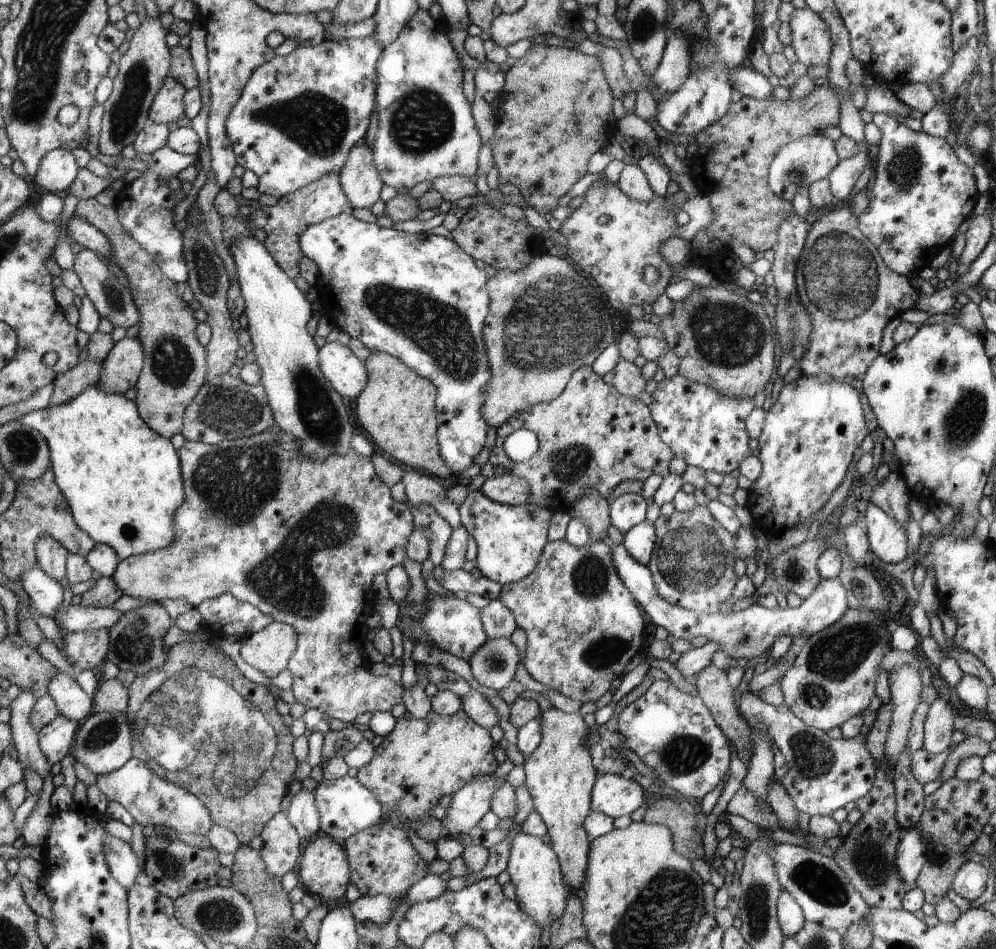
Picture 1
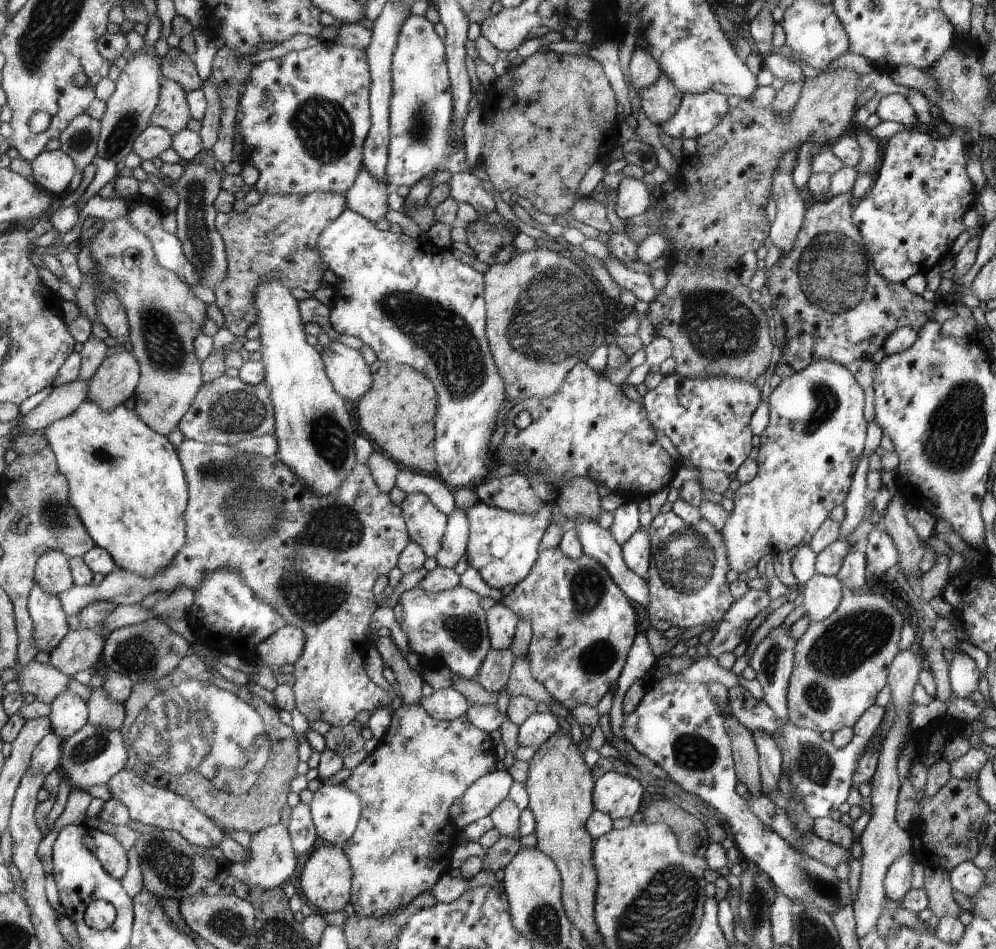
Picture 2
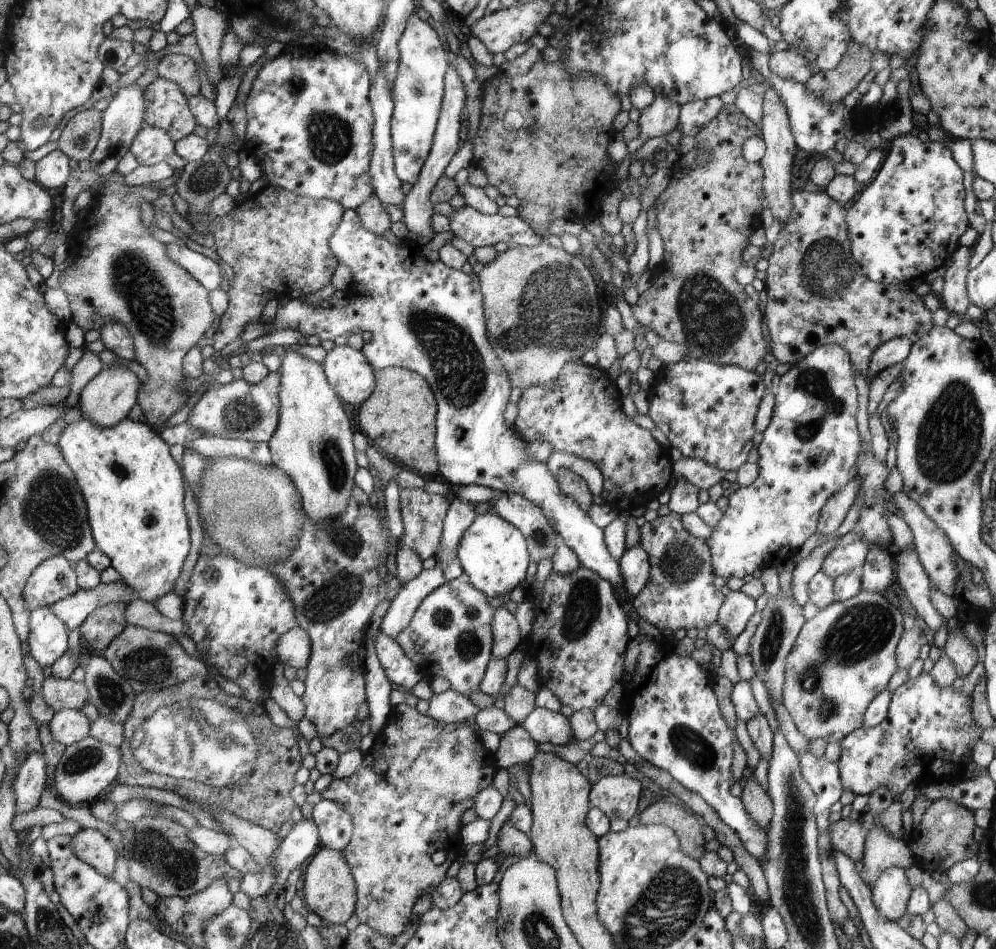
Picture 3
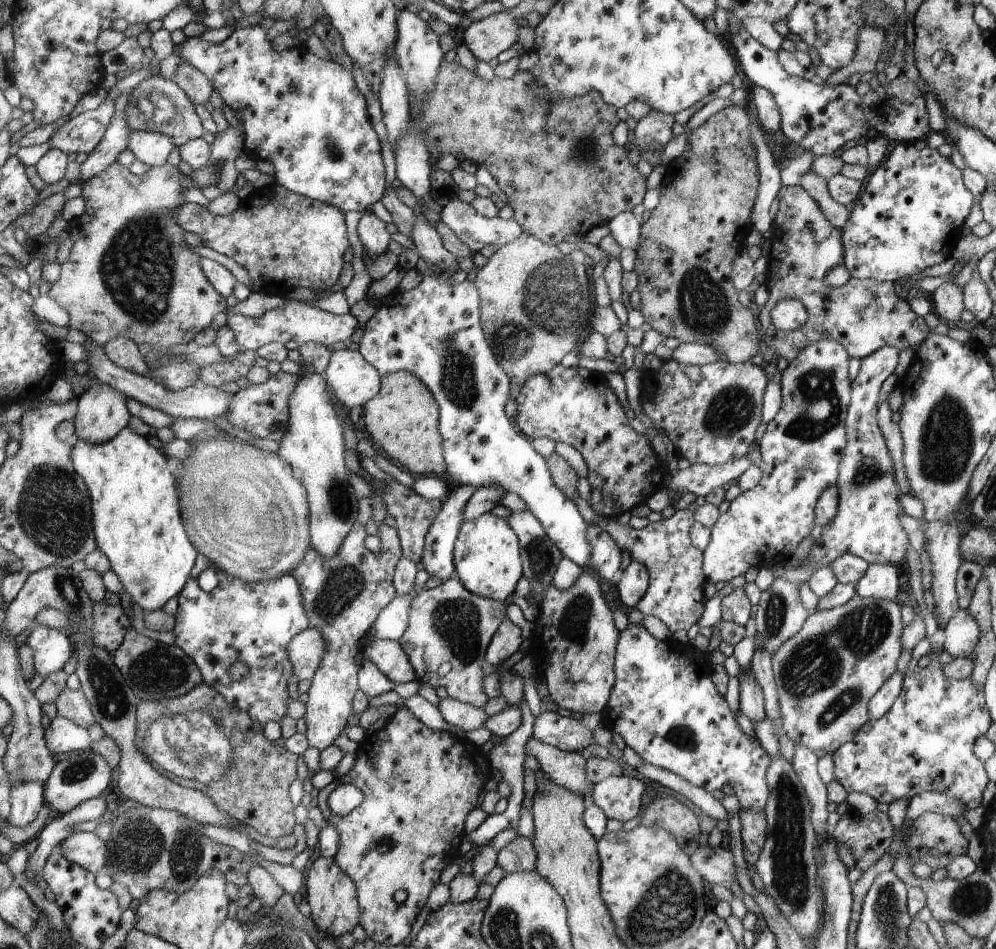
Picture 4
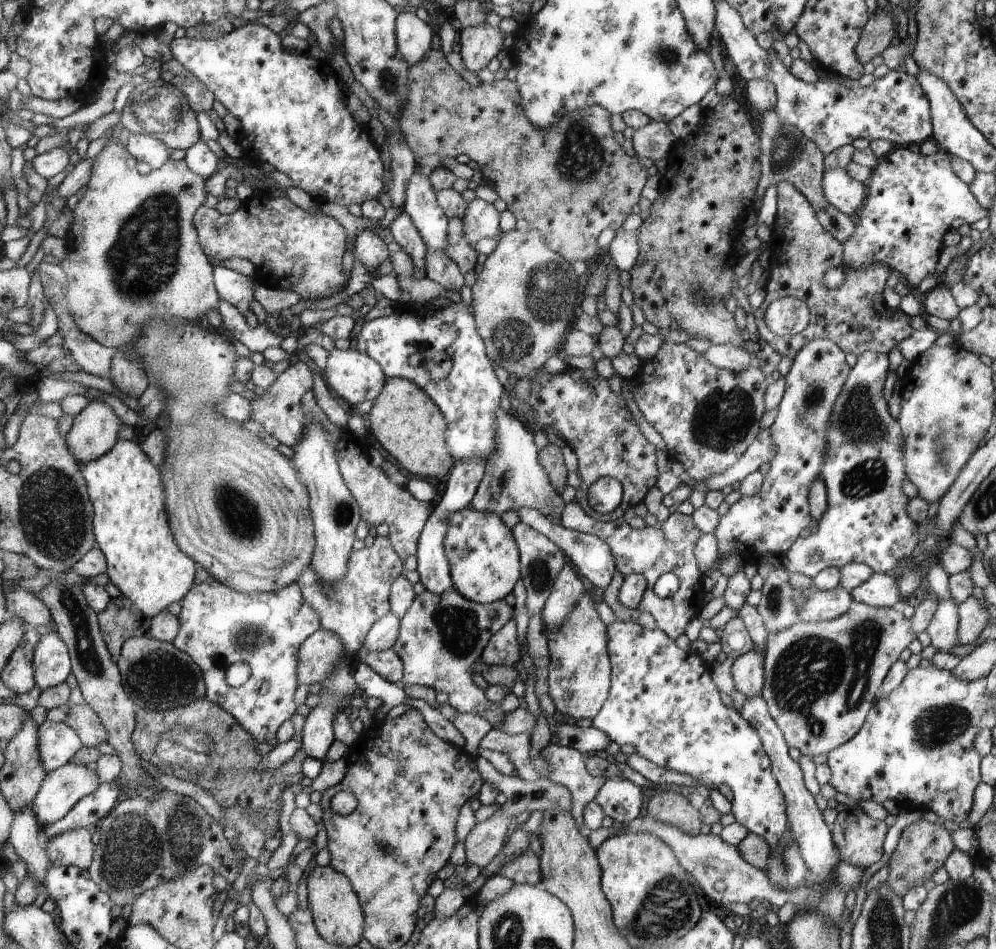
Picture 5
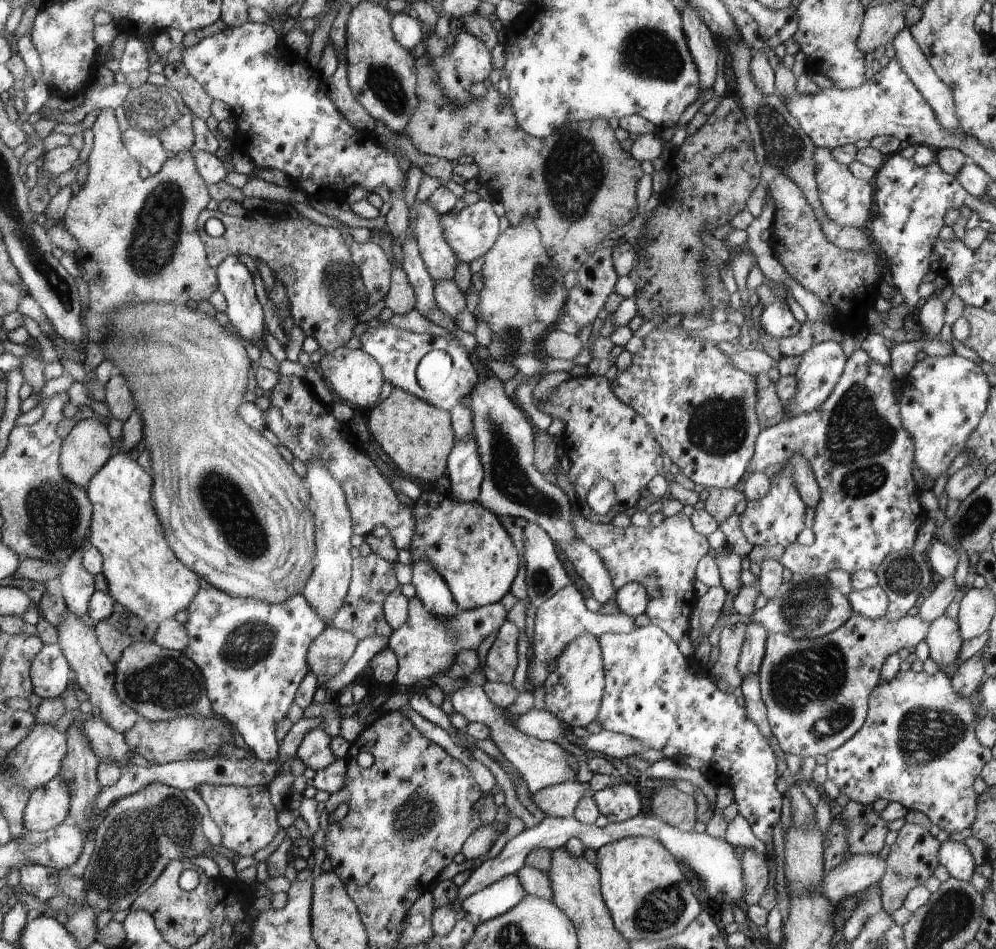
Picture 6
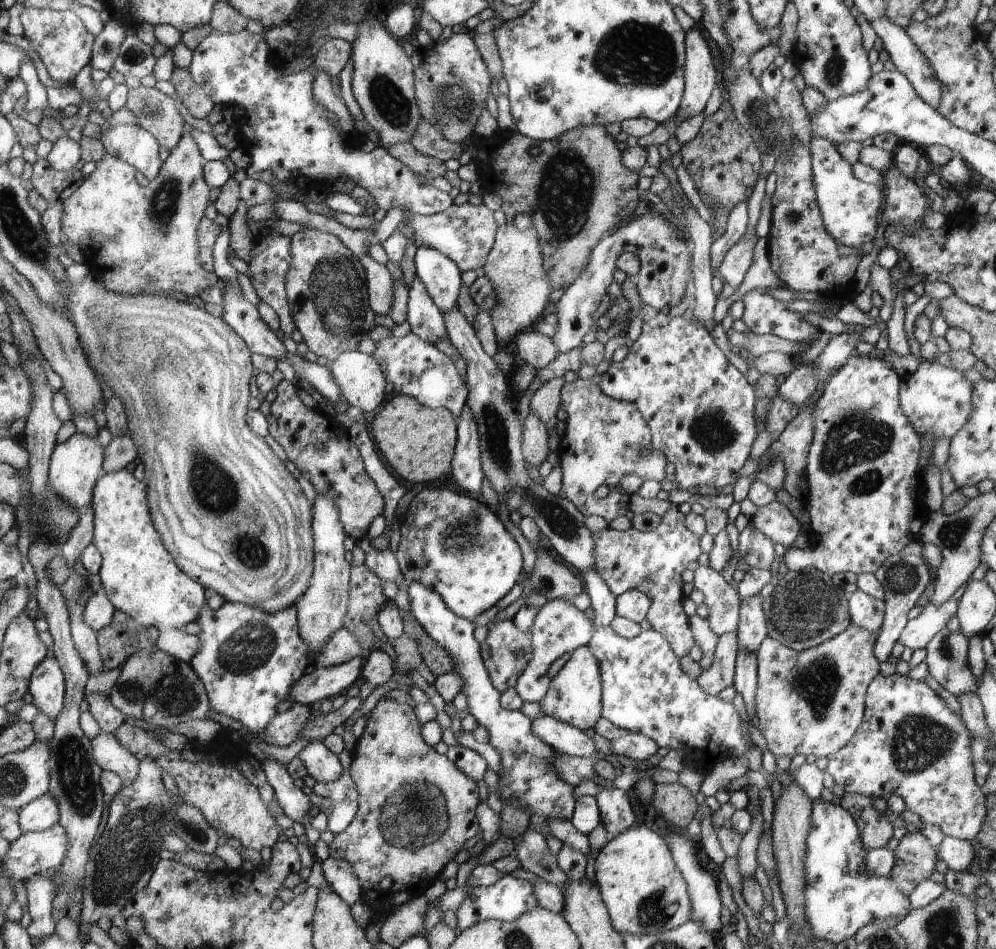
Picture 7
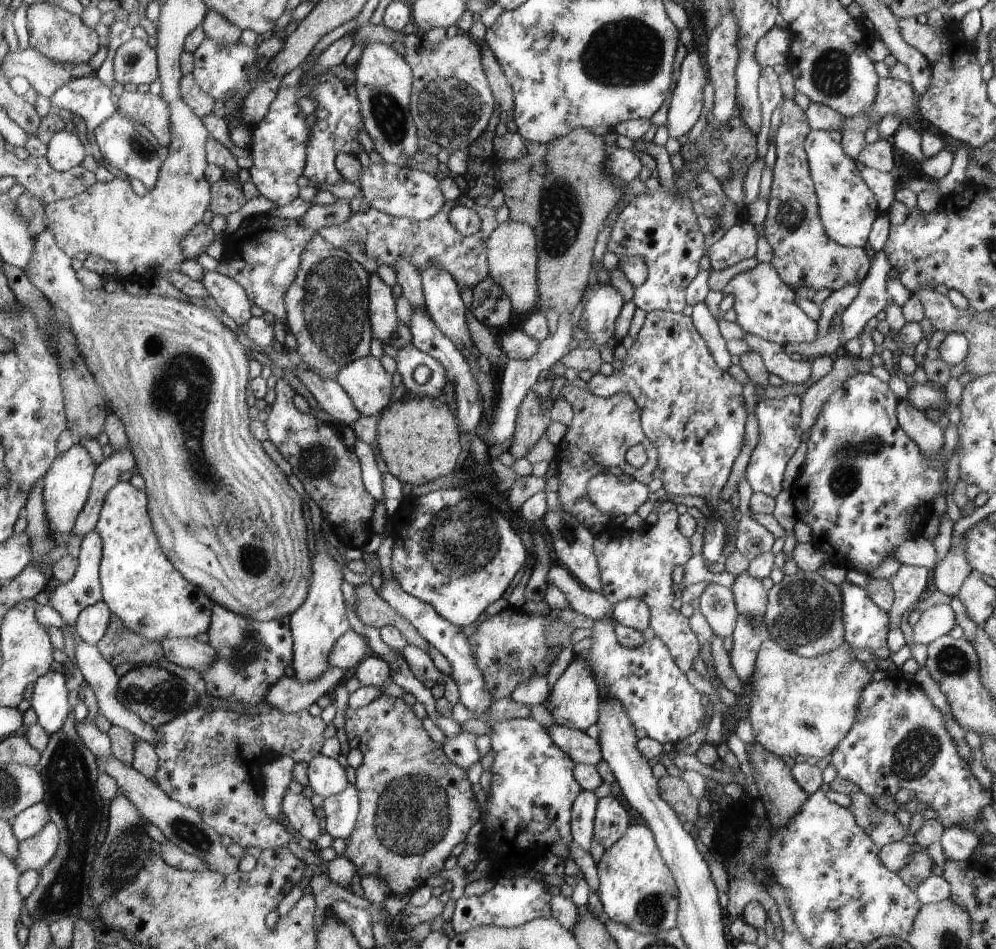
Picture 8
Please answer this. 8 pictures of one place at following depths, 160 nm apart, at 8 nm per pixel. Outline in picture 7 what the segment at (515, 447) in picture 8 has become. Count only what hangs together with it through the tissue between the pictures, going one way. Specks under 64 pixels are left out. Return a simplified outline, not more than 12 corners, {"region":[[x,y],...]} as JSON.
{"region":[[530,411],[523,424],[522,450],[538,468],[550,452],[545,421]]}

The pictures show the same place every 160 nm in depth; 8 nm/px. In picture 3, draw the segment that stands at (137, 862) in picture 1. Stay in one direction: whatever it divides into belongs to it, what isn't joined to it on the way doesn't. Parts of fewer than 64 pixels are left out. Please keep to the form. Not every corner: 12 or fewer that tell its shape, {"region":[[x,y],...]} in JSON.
{"region":[[81,828],[72,837],[78,858],[112,877],[119,854],[101,831]]}

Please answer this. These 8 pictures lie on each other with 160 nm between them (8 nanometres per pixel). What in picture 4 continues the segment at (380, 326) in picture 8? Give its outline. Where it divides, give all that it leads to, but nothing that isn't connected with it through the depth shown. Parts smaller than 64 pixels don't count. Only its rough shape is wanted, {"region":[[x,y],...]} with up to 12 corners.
{"region":[[369,211],[357,232],[367,255],[387,252],[391,234]]}

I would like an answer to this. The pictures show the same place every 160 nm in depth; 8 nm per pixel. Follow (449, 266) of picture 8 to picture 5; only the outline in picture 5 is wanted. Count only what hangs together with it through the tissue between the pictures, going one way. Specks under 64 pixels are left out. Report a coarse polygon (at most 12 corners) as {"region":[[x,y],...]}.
{"region":[[482,199],[470,202],[463,237],[470,246],[500,237],[500,214]]}

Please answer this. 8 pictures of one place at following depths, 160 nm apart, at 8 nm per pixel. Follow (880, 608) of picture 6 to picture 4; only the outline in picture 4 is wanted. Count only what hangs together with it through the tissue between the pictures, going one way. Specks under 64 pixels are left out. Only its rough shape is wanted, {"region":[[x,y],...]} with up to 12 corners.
{"region":[[869,564],[855,584],[862,598],[896,601],[902,582],[893,564]]}

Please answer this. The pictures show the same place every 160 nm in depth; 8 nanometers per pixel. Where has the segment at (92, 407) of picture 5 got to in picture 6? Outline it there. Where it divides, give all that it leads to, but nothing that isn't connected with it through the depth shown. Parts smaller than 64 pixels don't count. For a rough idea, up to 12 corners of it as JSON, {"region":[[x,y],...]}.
{"region":[[95,418],[77,421],[61,447],[61,472],[86,490],[113,458]]}

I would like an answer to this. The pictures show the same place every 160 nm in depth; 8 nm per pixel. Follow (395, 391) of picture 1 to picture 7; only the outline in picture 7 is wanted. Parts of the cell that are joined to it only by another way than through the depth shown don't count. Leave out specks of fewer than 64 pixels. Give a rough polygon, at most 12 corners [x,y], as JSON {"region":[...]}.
{"region":[[394,393],[369,418],[388,466],[420,488],[450,472],[457,419]]}

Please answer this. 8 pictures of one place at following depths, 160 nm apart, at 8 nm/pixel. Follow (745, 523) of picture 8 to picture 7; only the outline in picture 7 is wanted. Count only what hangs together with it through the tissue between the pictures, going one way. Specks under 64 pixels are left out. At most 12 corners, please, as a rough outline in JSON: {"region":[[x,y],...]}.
{"region":[[750,526],[739,532],[739,554],[748,566],[770,569],[771,538]]}

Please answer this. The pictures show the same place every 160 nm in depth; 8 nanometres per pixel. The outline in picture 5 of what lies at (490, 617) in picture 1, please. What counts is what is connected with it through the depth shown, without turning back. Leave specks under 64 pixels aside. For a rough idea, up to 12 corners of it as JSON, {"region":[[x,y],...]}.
{"region":[[516,622],[489,640],[486,664],[514,668],[520,660]]}

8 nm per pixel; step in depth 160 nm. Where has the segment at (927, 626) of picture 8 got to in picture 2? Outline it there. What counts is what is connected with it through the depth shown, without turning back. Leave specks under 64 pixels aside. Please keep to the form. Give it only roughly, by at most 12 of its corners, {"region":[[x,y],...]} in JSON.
{"region":[[845,592],[795,644],[789,722],[853,726],[909,622]]}

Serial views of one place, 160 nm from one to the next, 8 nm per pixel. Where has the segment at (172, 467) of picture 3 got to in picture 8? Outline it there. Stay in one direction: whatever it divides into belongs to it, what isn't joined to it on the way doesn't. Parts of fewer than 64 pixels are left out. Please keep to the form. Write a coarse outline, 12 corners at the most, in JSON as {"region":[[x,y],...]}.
{"region":[[119,481],[95,532],[102,601],[161,642],[209,631],[212,598],[162,552]]}

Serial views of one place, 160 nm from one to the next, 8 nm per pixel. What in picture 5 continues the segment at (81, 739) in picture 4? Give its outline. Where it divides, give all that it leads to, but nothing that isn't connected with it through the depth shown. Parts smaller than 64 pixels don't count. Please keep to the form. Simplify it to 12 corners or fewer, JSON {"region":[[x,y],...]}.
{"region":[[46,720],[40,760],[47,774],[83,747],[66,723]]}

